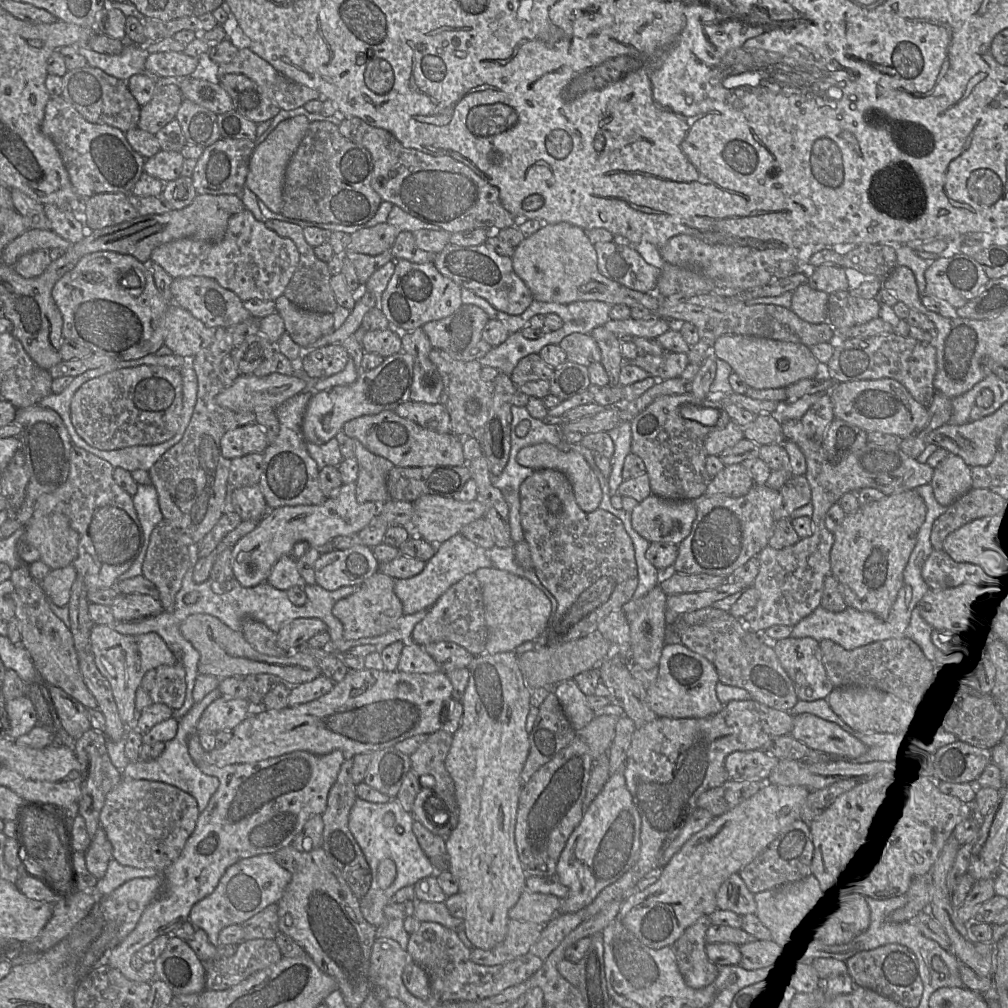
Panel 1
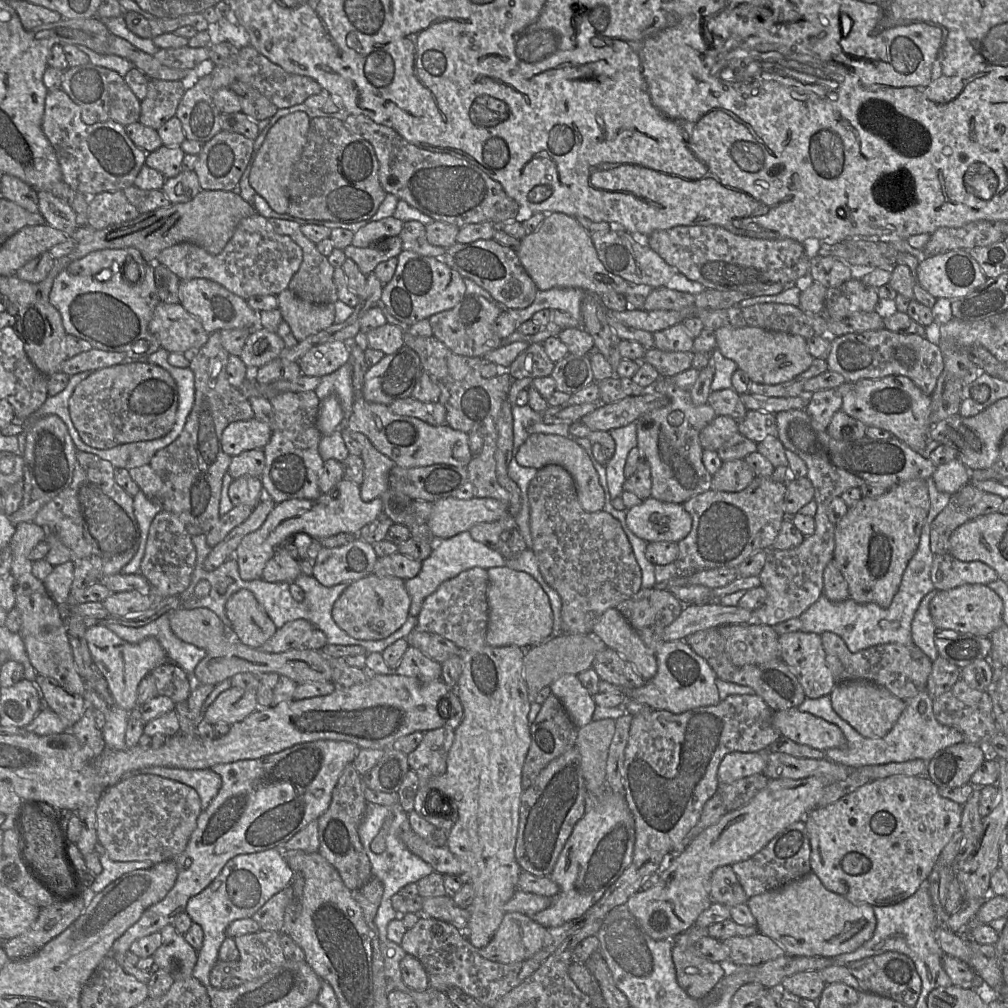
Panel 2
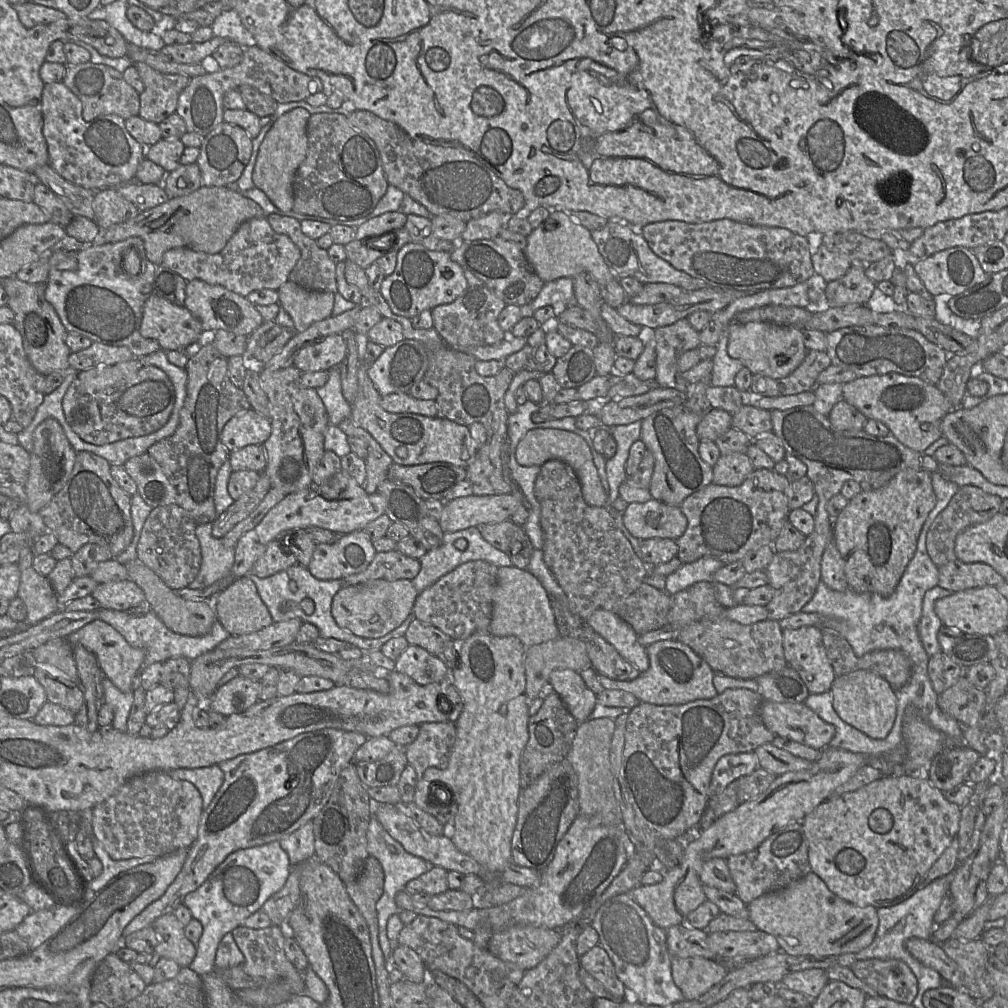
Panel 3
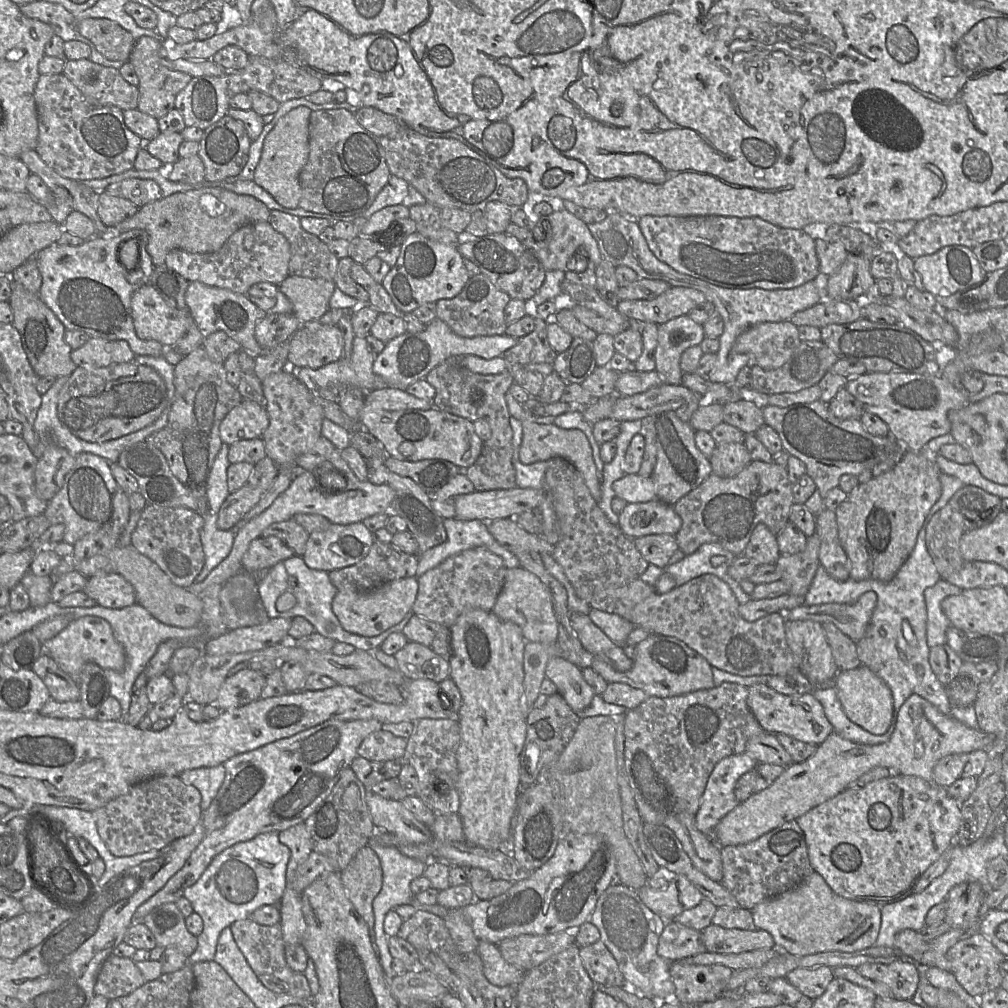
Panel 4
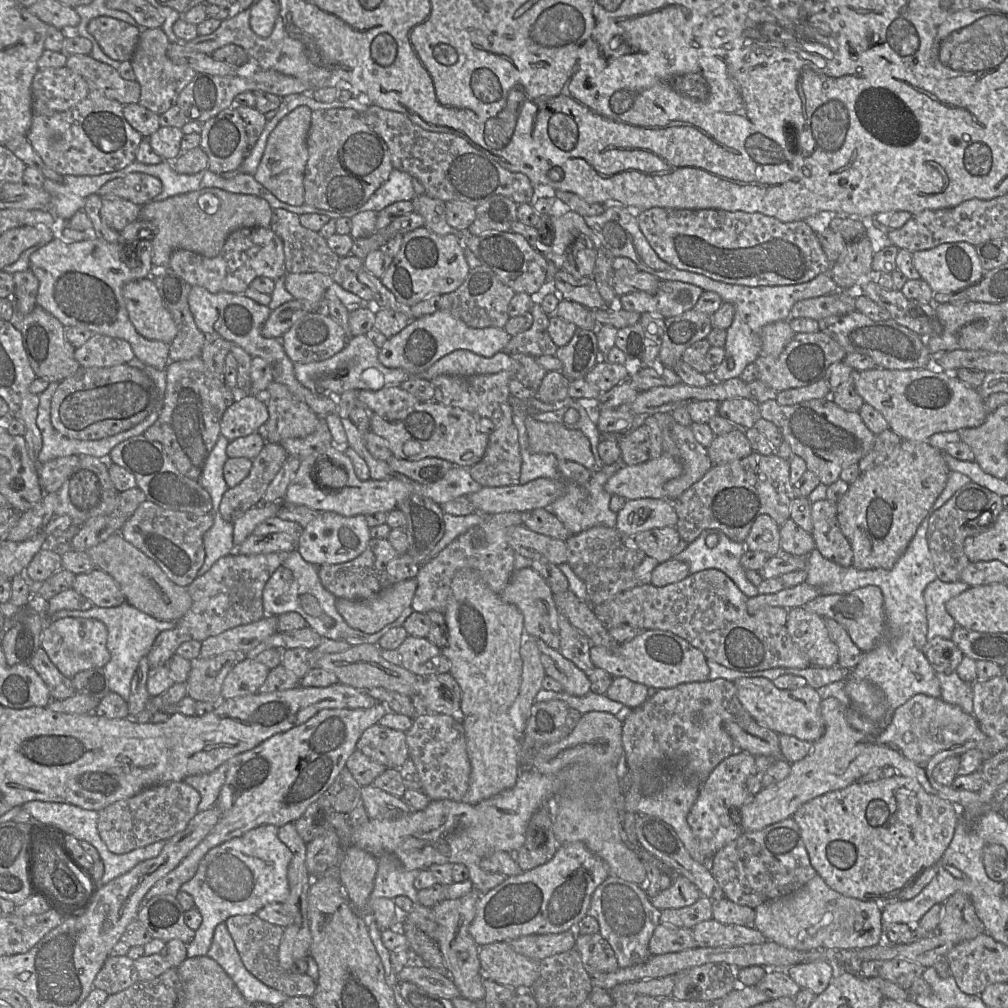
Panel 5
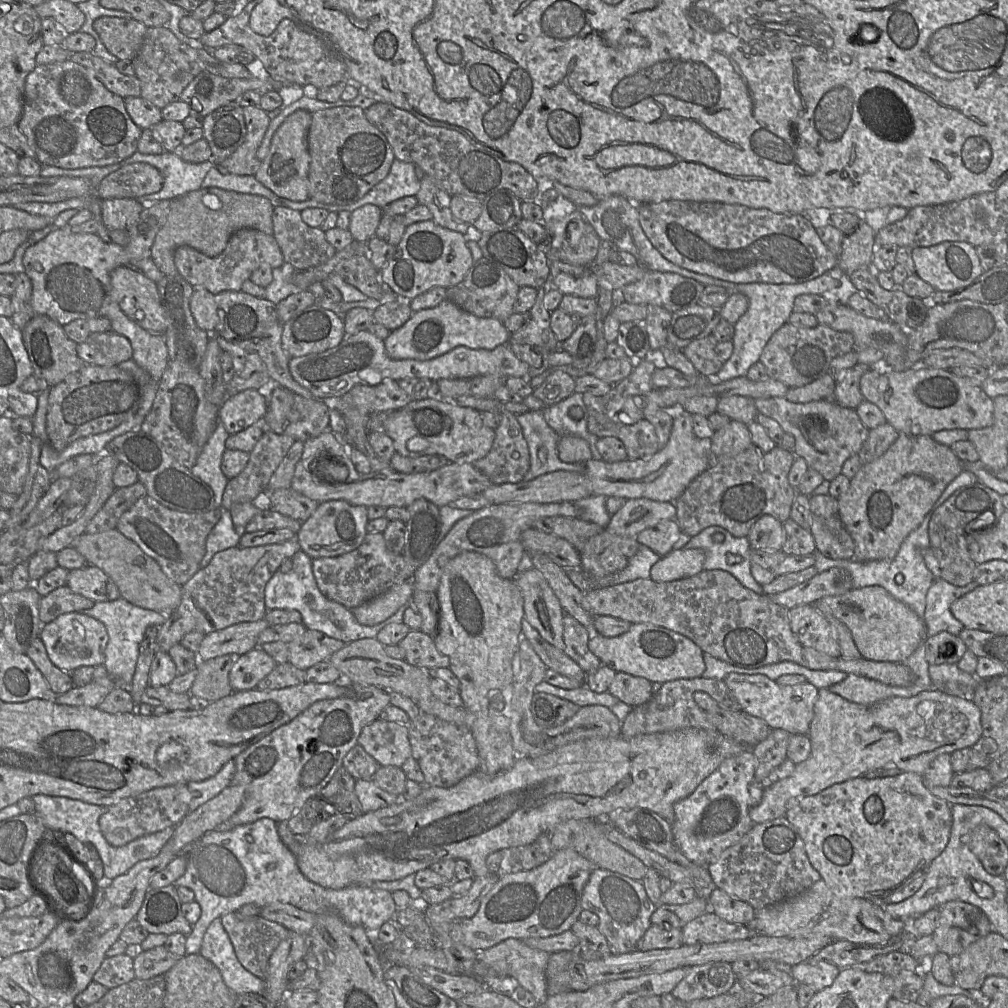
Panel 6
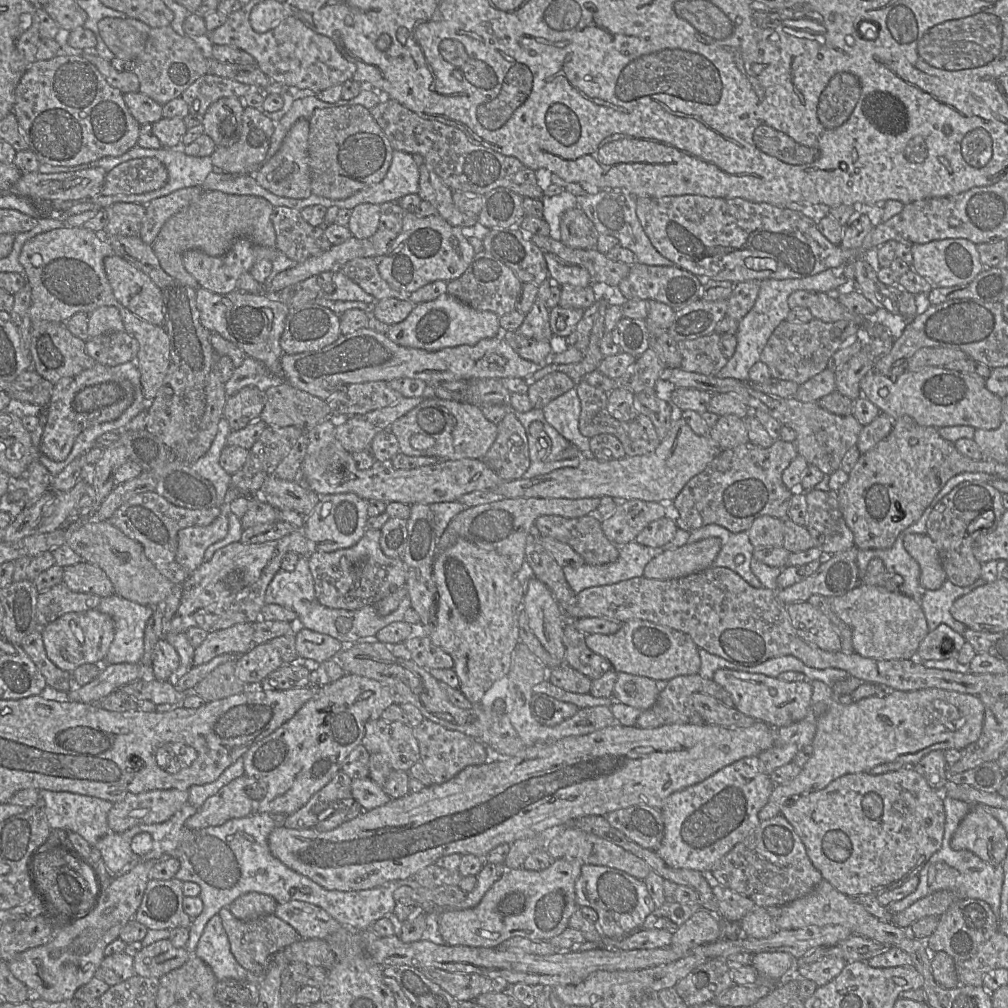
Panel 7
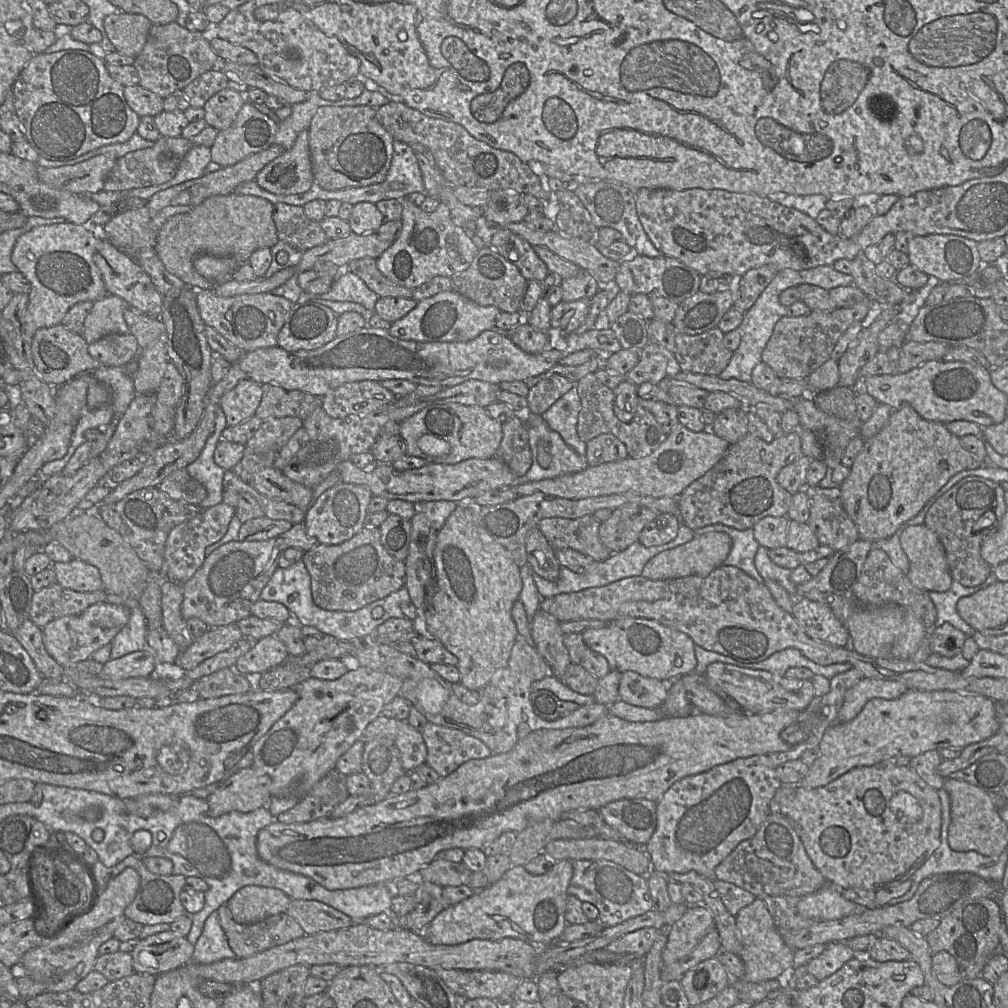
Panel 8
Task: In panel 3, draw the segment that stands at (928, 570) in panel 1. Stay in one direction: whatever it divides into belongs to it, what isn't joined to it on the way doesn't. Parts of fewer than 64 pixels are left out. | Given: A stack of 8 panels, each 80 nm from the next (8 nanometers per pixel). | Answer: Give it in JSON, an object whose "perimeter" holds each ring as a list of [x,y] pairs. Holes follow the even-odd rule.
{"perimeter":[[[958,558],[938,567],[938,572],[938,585],[952,592],[984,586],[995,587],[1006,582],[989,564],[962,562]]]}

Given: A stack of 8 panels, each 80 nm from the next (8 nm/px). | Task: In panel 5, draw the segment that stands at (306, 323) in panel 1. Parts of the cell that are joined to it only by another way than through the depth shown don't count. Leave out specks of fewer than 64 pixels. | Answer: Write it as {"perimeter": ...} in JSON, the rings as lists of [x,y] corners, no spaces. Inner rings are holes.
{"perimeter":[[[288,273],[285,288],[294,299],[301,301],[307,311],[319,310],[325,293],[333,283],[331,276],[314,273]]]}

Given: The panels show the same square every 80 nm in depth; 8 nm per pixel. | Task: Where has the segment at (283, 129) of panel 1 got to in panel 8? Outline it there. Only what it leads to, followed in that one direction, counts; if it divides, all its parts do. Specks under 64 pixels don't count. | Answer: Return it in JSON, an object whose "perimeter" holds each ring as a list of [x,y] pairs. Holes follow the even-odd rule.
{"perimeter":[[[303,130],[294,145],[268,163],[256,175],[257,184],[275,195],[293,195],[308,191],[313,184],[309,131]]]}

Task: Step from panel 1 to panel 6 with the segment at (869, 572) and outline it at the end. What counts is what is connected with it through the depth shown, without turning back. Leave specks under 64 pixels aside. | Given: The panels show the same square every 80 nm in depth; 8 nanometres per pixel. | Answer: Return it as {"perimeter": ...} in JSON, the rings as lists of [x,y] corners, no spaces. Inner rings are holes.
{"perimeter":[[[899,433],[885,454],[860,467],[850,479],[848,489],[838,498],[840,518],[855,543],[854,558],[862,562],[893,559],[903,541],[921,524],[947,485],[965,470],[965,464],[949,446],[936,442],[930,435]]]}

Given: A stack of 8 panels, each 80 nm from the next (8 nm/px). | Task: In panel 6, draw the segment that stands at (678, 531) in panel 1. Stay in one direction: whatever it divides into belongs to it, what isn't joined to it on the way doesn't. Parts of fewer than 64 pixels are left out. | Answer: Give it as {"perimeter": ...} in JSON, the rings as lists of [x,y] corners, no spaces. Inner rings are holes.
{"perimeter":[[[646,498],[625,500],[622,507],[611,515],[606,530],[622,537],[635,538],[641,531],[656,525],[663,520],[673,520],[676,508],[673,502],[659,502]]]}

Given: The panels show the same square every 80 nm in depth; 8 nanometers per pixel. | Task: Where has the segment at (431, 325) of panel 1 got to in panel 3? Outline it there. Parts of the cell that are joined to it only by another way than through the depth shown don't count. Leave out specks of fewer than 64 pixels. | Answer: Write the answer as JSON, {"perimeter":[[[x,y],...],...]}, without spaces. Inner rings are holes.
{"perimeter":[[[484,283],[468,286],[453,302],[433,308],[433,327],[442,340],[455,351],[468,353],[470,349],[500,343],[505,332],[498,323],[498,317],[506,303],[498,298]]]}

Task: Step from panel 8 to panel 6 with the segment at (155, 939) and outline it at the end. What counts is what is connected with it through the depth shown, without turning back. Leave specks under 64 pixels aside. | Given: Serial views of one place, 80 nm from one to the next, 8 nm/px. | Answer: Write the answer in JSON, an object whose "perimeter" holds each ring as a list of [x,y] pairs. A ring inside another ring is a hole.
{"perimeter":[[[164,945],[154,947],[150,950],[142,951],[134,958],[135,978],[146,980],[164,975],[182,957],[168,951]]]}

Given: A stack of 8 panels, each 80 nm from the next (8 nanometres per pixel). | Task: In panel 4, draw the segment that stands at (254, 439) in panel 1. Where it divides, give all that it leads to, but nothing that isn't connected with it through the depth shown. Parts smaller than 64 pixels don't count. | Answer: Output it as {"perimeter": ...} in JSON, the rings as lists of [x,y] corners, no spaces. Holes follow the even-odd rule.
{"perimeter":[[[243,399],[220,424],[222,443],[229,446],[240,441],[262,438],[268,428],[269,417],[265,407]]]}

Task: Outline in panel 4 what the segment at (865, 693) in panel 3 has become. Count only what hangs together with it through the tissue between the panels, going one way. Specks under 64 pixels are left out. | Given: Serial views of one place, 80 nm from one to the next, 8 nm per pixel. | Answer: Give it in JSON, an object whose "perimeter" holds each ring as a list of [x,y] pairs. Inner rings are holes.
{"perimeter":[[[865,666],[839,671],[834,687],[846,716],[855,724],[876,735],[887,732],[893,716],[893,696],[886,683]]]}

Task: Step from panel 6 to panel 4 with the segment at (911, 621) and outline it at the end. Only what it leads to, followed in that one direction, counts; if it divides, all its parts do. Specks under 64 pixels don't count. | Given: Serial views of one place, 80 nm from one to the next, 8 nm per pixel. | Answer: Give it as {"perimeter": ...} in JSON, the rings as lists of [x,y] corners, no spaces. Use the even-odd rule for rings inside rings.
{"perimeter":[[[870,590],[863,593],[856,602],[851,604],[801,605],[785,612],[785,614],[787,620],[813,620],[822,624],[833,623],[844,634],[857,642],[866,634],[877,600],[877,594]]]}

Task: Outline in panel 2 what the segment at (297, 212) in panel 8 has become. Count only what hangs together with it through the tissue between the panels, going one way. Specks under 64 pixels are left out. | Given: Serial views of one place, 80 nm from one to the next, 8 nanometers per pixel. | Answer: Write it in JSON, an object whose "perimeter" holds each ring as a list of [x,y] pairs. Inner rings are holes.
{"perimeter":[[[269,218],[268,223],[277,234],[288,235],[302,249],[302,263],[291,278],[288,289],[310,303],[334,304],[338,300],[333,279],[335,268],[328,257],[321,254],[316,244],[302,233],[301,225],[297,222]]]}

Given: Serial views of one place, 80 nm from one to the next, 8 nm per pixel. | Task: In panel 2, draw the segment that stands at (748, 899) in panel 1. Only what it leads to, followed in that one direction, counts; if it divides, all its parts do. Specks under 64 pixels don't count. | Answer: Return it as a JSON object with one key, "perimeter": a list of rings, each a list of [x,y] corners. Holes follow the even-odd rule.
{"perimeter":[[[730,865],[714,870],[709,881],[709,892],[712,902],[727,907],[747,904],[749,899]]]}

